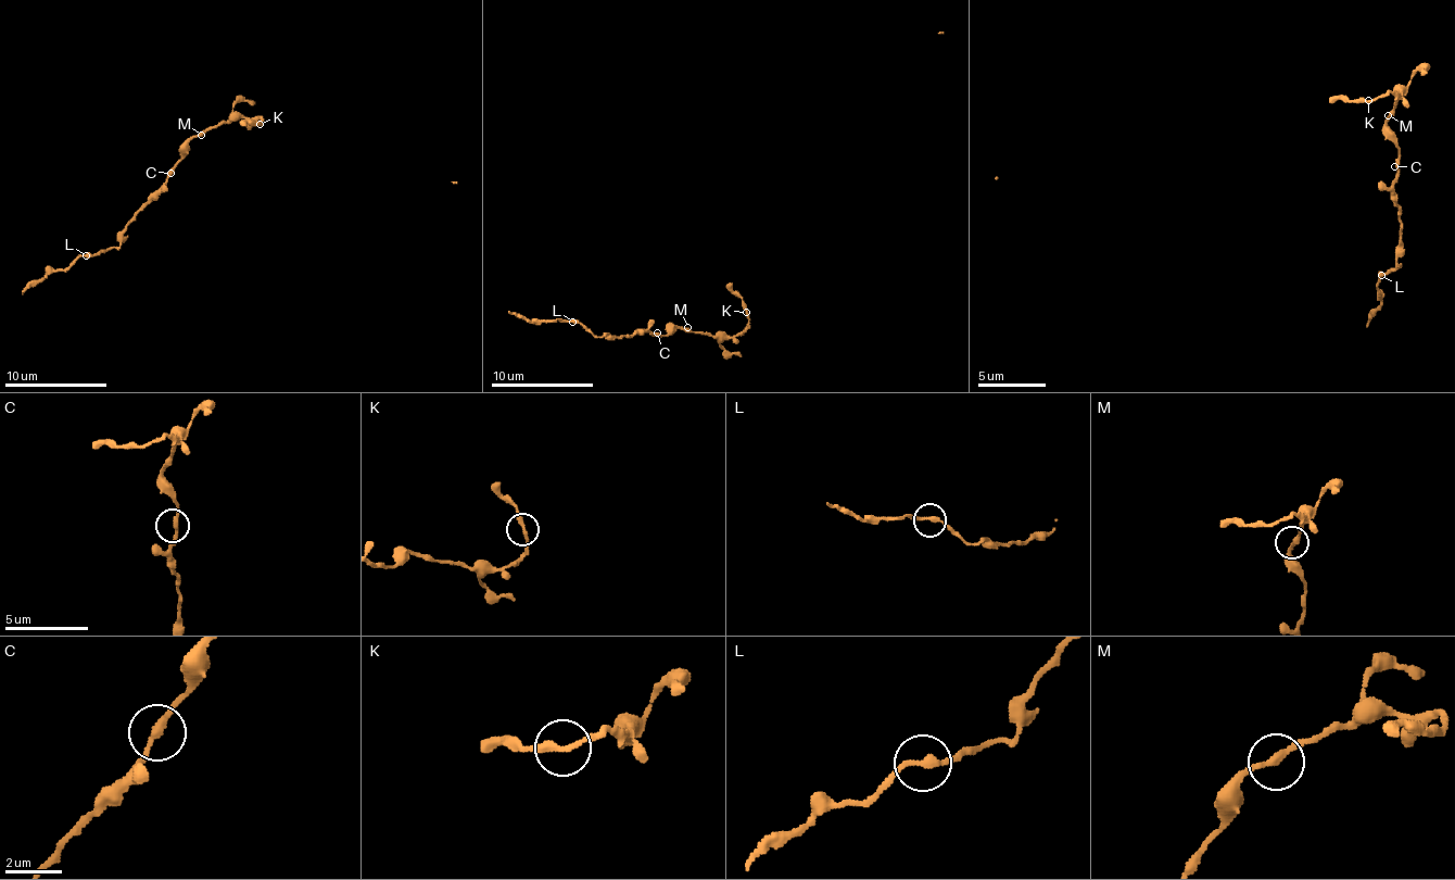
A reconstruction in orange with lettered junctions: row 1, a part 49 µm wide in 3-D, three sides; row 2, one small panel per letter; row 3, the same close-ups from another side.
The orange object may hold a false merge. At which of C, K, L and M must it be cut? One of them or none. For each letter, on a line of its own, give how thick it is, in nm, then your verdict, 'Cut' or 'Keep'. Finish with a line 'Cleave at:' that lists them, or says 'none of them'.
C: Thickness 240 nm. Keep
K: Thickness 240 nm. Keep
L: Thickness 240 nm. Keep
M: Thickness 240 nm. Keep
Cleave at: none of them

